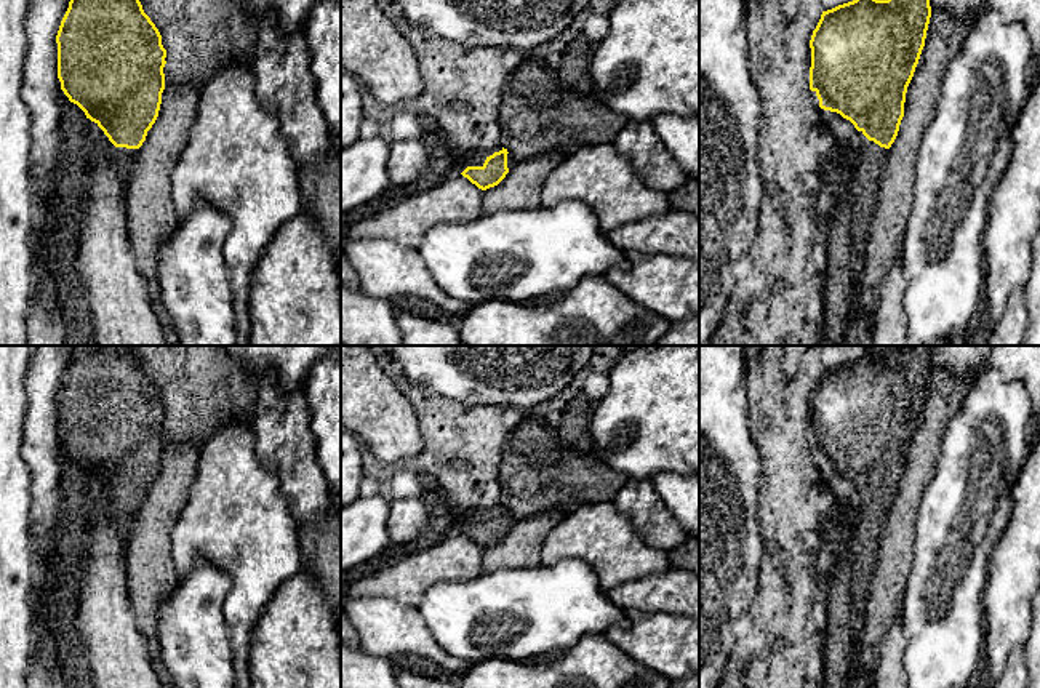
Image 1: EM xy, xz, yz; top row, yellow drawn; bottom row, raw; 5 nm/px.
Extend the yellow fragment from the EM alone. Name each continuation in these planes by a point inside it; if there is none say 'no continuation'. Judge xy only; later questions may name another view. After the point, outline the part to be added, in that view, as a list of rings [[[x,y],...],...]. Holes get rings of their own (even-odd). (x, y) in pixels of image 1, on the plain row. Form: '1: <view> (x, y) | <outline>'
1: xy (122, 516) | [[[115,506],[109,510],[109,517],[114,520],[122,546],[126,549],[128,534],[138,507]]]

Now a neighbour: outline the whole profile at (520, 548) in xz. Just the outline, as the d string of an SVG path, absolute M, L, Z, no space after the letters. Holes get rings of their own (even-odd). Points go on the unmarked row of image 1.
M542 510L533 517L517 520L498 544L483 549L483 573L541 565L541 546L563 517L557 510Z

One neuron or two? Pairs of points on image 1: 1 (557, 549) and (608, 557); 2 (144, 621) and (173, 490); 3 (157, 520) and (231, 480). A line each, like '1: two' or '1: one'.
1: one
2: one
3: two

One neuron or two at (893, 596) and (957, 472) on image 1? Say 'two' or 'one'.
two

